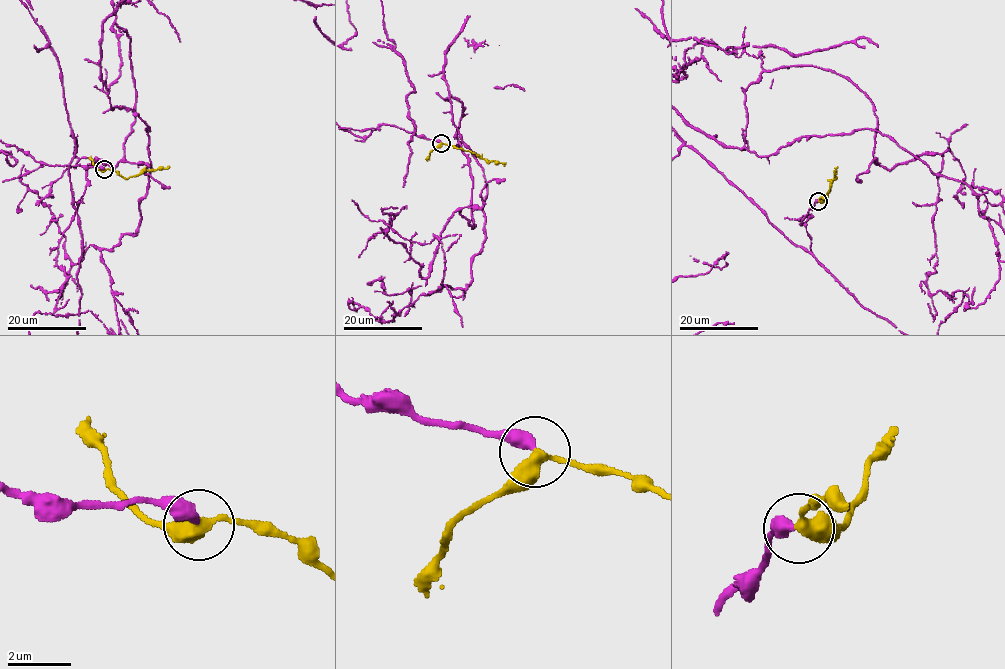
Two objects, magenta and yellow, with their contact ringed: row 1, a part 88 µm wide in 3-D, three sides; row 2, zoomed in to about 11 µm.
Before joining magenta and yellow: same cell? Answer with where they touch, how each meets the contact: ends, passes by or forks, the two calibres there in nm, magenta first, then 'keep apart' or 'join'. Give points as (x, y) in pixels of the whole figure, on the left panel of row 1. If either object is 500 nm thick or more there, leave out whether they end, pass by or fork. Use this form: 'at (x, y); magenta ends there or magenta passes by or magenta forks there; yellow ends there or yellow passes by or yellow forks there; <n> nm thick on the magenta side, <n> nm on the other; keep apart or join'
at (104, 169); magenta ends there; yellow passes by; 440 nm thick on the magenta side, 360 nm on the other; join

